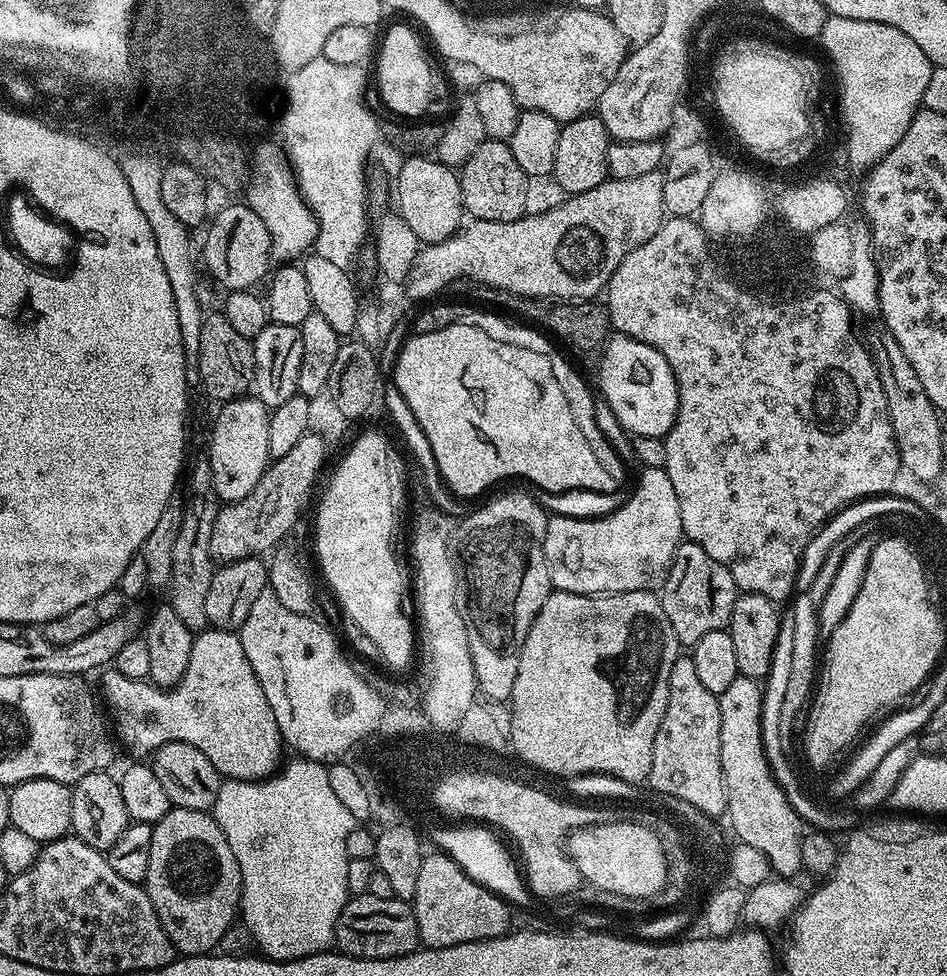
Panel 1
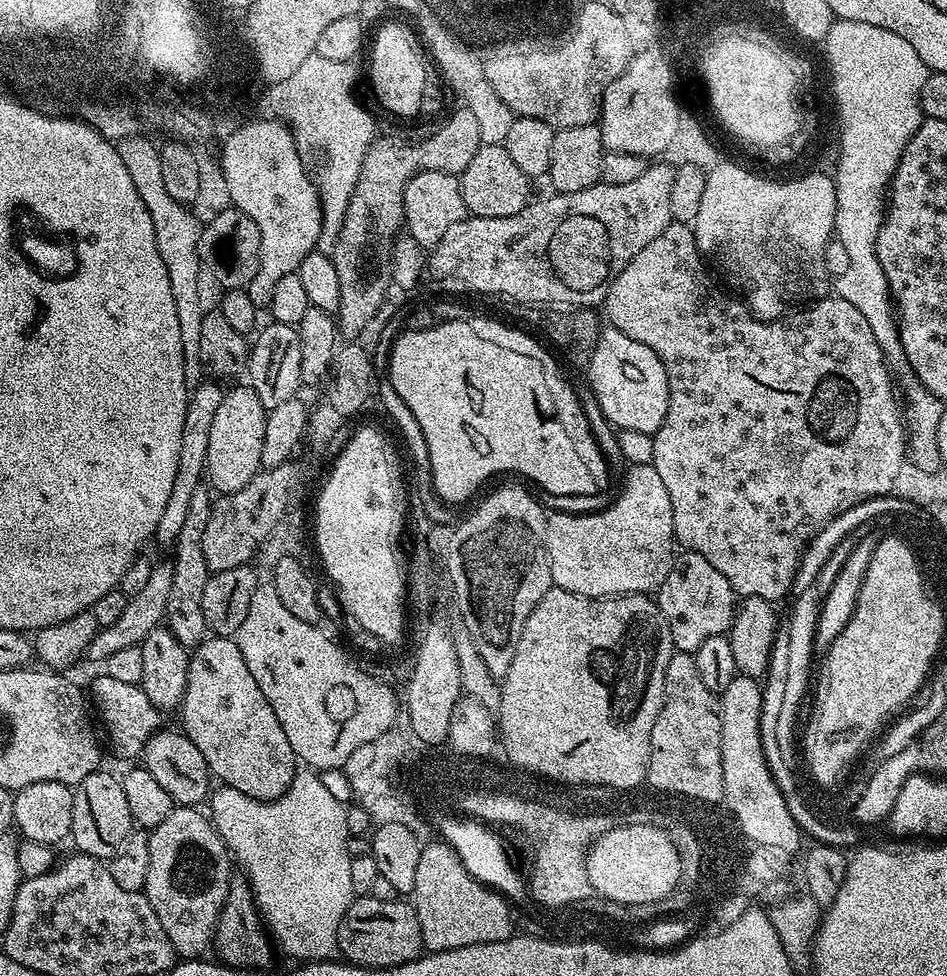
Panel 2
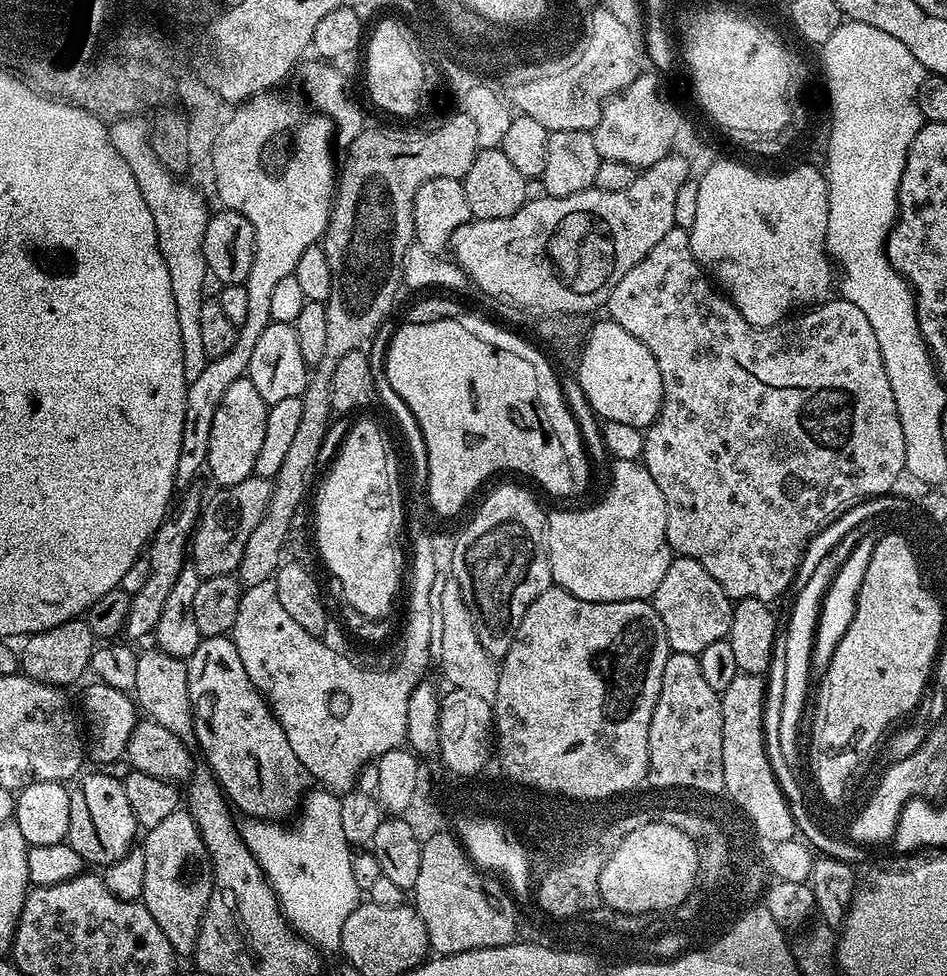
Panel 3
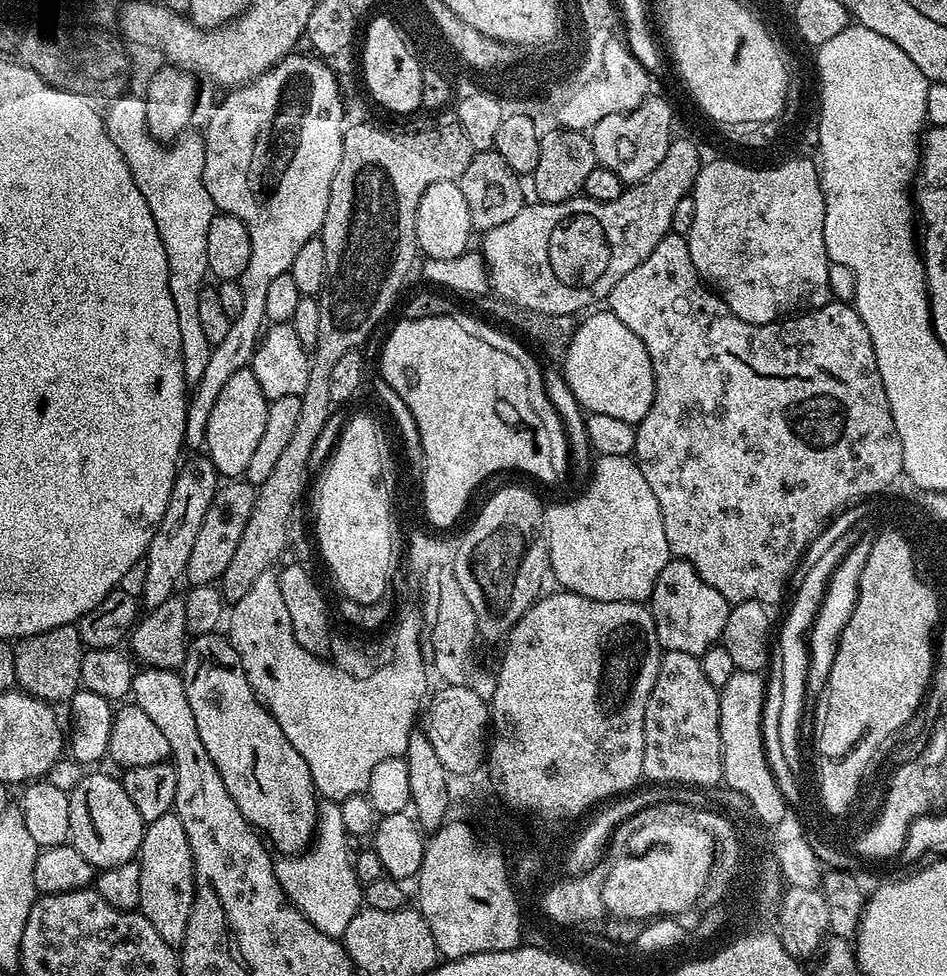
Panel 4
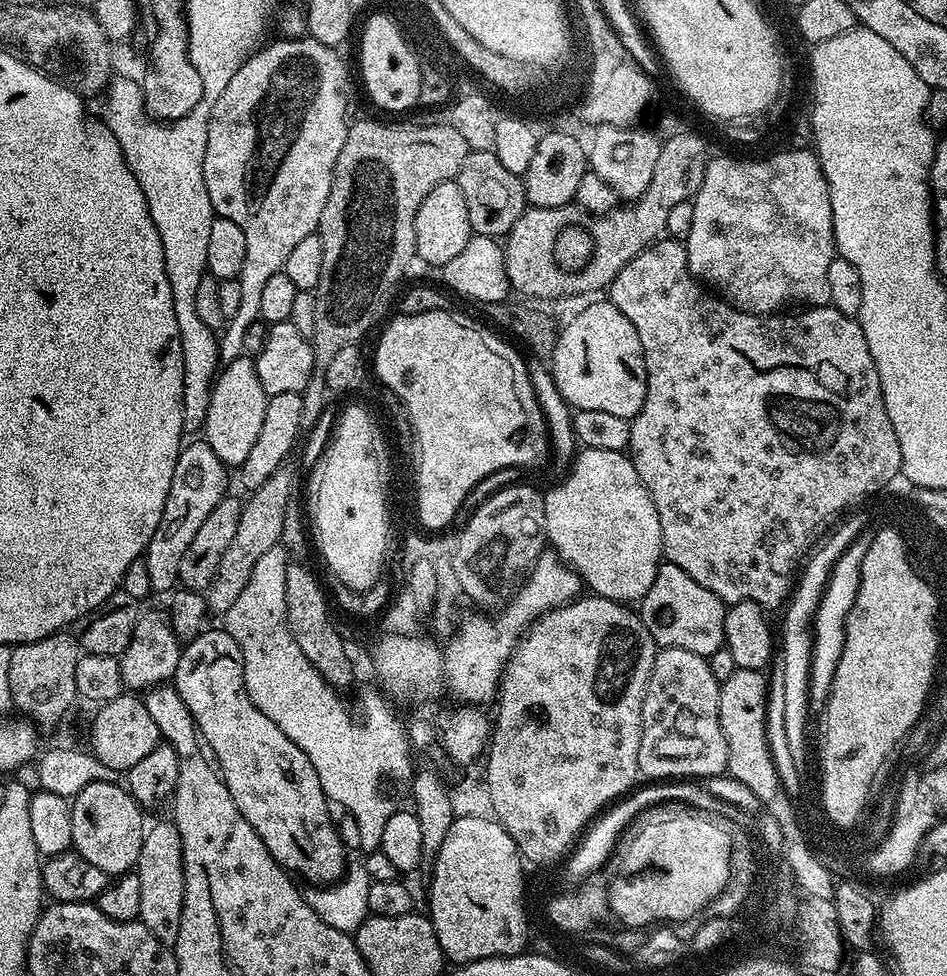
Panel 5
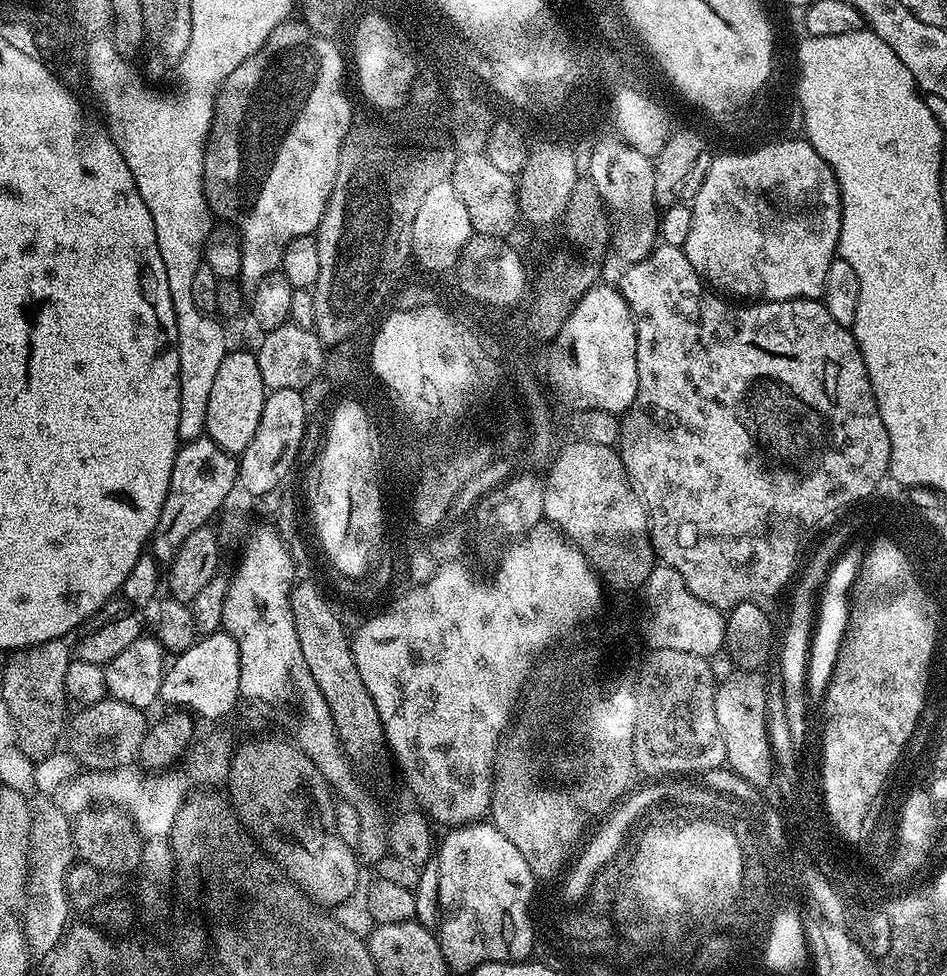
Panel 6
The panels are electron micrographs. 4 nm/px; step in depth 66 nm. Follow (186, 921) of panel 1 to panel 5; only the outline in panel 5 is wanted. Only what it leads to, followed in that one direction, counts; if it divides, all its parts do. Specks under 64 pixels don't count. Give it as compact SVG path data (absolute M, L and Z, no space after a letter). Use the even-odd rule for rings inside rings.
M165 822L147 829L134 869L138 882L142 882L142 902L140 903L141 924L158 938L158 942L172 946L178 938L178 922L182 918L182 898L184 897L184 871L182 870L182 842L178 838L175 824Z

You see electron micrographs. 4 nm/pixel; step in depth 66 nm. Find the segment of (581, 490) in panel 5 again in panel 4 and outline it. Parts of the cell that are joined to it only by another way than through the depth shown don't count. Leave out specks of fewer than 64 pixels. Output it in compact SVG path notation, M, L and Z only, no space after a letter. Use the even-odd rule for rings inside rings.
M631 455L608 457L601 456L591 465L590 475L587 477L588 485L584 492L577 494L573 500L565 504L548 504L544 509L544 537L548 543L548 567L551 575L557 576L560 580L580 580L579 587L583 589L586 598L594 598L602 602L622 602L623 600L635 600L644 602L649 599L650 593L654 590L654 580L658 574L662 574L662 566L666 566L670 559L668 543L666 542L666 526L662 526L662 510L658 506L658 498L654 498L654 490L650 490L642 470L637 466ZM616 580L645 580L644 588L616 588Z

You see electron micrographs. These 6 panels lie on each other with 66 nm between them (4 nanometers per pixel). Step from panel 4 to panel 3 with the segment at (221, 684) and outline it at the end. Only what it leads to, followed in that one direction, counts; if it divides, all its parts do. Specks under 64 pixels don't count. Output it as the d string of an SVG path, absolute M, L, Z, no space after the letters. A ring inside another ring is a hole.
M228 636L203 637L186 663L194 740L200 743L225 797L248 818L280 822L283 816L291 817L309 791L310 777L286 742L286 730L276 721L268 701L250 682L234 642Z

